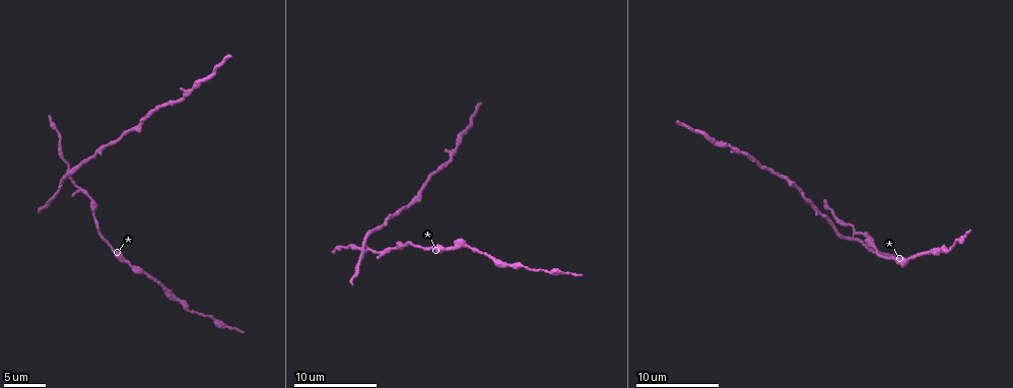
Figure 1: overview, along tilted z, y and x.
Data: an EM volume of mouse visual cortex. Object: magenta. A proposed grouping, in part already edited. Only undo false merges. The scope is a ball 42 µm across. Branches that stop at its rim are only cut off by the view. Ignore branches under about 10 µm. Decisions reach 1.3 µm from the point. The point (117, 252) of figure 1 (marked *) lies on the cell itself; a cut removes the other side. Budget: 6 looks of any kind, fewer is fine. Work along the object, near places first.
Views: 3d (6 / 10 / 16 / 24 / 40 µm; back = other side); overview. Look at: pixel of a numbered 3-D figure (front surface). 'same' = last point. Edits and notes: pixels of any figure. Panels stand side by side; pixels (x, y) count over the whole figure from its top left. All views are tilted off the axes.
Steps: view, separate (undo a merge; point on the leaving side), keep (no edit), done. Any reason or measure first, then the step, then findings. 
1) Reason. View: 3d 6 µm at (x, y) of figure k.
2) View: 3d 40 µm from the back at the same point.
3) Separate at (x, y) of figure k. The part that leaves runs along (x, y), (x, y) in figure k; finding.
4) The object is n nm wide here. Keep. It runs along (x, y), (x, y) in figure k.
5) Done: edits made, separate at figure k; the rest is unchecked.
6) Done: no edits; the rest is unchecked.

View: 3d 6 µm at (873, 248) of figure 1.

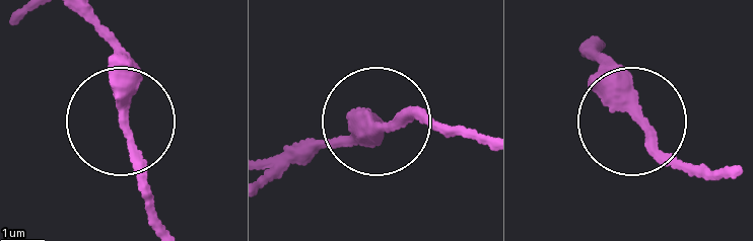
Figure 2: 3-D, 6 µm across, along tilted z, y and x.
Keep. It runs along (161, 225), (97, 15) in figure 2; one cell here.

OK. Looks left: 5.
Four-way junction. View: 3d 10 µm at (855, 231) of figure 1.

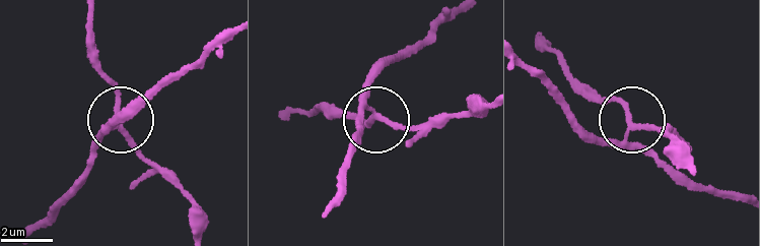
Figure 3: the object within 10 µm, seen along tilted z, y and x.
View: 3d 10 µm from the back at (632, 126) of figure 3.

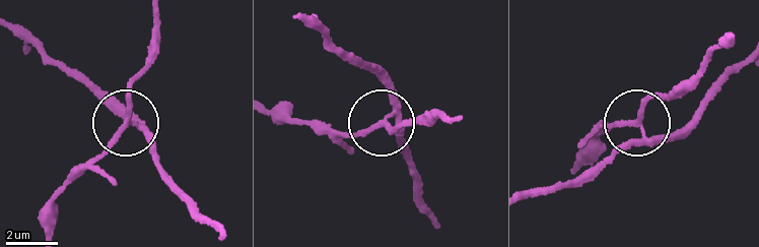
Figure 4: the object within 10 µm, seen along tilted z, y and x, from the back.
Separate at (153, 160) of figure 4. The part that leaves runs along (398, 108), (385, 72), (303, 15) in figure 4; a second cell is stuck on.

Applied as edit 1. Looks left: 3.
View: overview.

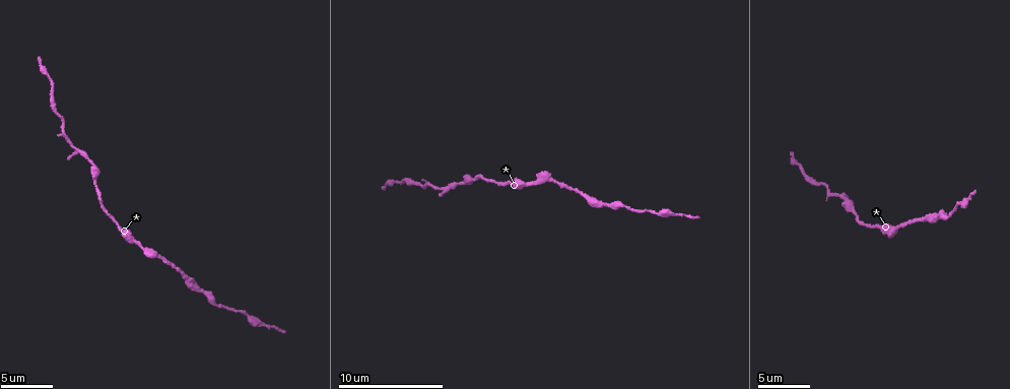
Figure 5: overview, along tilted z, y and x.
Sudden change in width. View: 3d 6 µm at (621, 206) of figure 5.

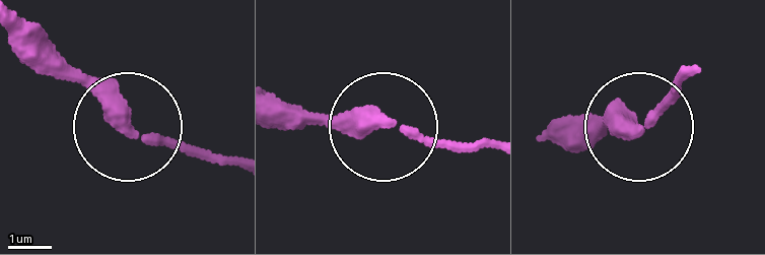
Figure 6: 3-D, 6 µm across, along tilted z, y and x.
View: 3d 6 µm from the back at (129, 127) of figure 6.

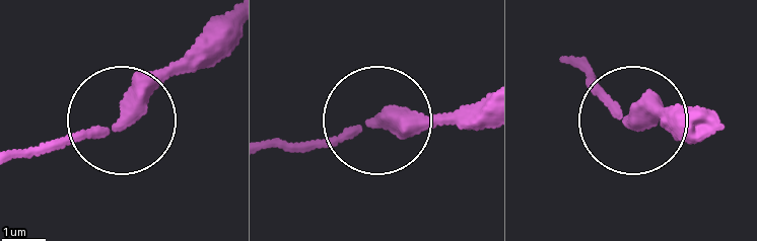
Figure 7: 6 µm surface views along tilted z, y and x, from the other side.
The object is 310 nm wide here. Keep. It runs along (228, 15), (115, 122), (11, 151) in figure 7; continuous, no second cell.

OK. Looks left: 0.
Done: edits made, separate at figure 4; the rest is unchecked.

